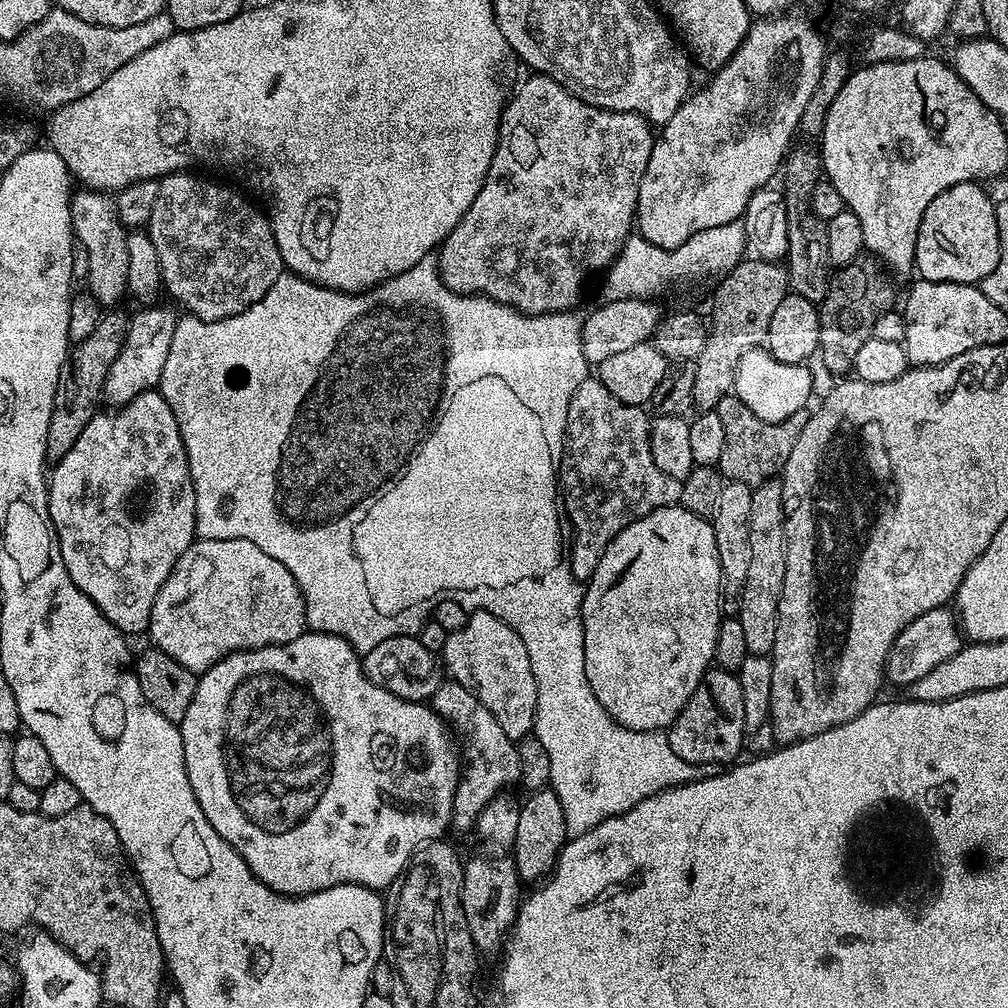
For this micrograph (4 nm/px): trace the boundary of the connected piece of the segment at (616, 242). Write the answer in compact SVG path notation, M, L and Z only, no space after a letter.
M529 75L529 80L520 89L511 93L505 103L504 113L500 115L500 137L494 150L494 158L490 162L490 170L474 198L470 202L470 210L462 214L458 226L454 226L443 244L438 249L438 267L440 280L450 291L461 296L489 296L494 302L510 306L516 312L524 312L527 316L541 316L551 312L567 312L575 309L580 295L584 292L584 283L595 272L603 273L620 255L620 247L628 239L634 228L636 203L638 202L638 186L642 186L642 178L646 174L646 162L650 162L650 154L654 143L654 128L644 117L636 112L611 112L605 108L595 108L582 102L574 94L567 92L558 82L548 76Z

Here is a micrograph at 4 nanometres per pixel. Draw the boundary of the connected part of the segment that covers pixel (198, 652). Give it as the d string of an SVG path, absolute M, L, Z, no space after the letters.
M246 538L197 539L180 555L175 570L166 578L162 590L158 590L147 635L174 662L182 662L186 670L199 674L235 652L294 642L307 628L306 606L298 582L294 582L294 574L278 558L270 558L270 554L254 546L254 542L246 542Z

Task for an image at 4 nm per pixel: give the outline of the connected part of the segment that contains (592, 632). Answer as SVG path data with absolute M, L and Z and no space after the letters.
M679 506L659 508L623 528L608 543L594 574L583 585L581 620L585 634L586 678L589 680L590 689L597 696L598 702L608 711L613 720L624 728L640 732L658 732L672 727L672 723L676 721L678 714L686 706L690 694L694 694L698 682L702 682L704 673L708 671L716 655L714 642L718 638L718 626L722 619L720 596L722 597L722 577L718 558L718 542L714 538L711 523L703 516Z

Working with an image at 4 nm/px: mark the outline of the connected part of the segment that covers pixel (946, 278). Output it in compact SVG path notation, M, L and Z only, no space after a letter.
M976 182L950 186L926 206L916 235L914 268L919 279L979 285L998 266L996 204L980 188Z

